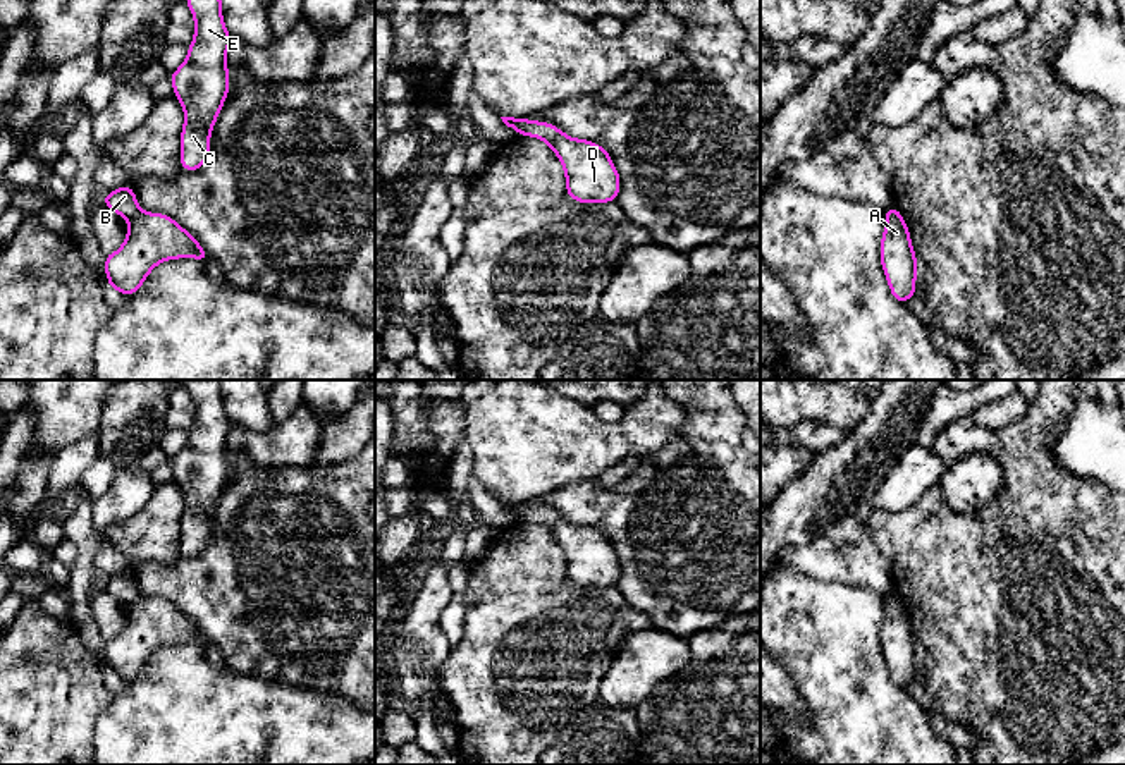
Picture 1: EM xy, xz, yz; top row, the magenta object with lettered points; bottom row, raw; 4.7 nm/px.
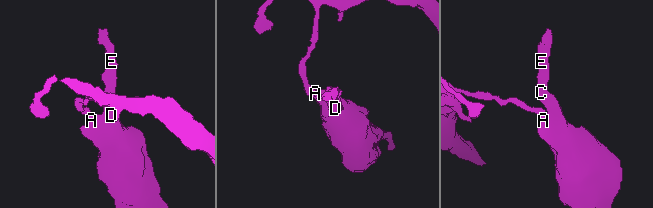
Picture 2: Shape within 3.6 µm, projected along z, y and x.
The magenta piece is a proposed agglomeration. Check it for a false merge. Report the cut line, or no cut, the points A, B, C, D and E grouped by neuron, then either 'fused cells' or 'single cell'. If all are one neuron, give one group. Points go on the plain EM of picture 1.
cut xy (140, 595), (129, 607); groups A C D E / B; fused cells

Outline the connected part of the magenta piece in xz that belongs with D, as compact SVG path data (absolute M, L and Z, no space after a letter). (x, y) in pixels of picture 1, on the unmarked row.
M523 505L521 521L545 526L566 557L568 581L578 588L616 586L621 572L619 559L609 538L597 528L575 524L549 507Z

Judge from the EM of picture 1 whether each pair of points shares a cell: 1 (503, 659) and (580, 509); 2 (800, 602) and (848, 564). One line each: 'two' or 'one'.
1: two
2: two

